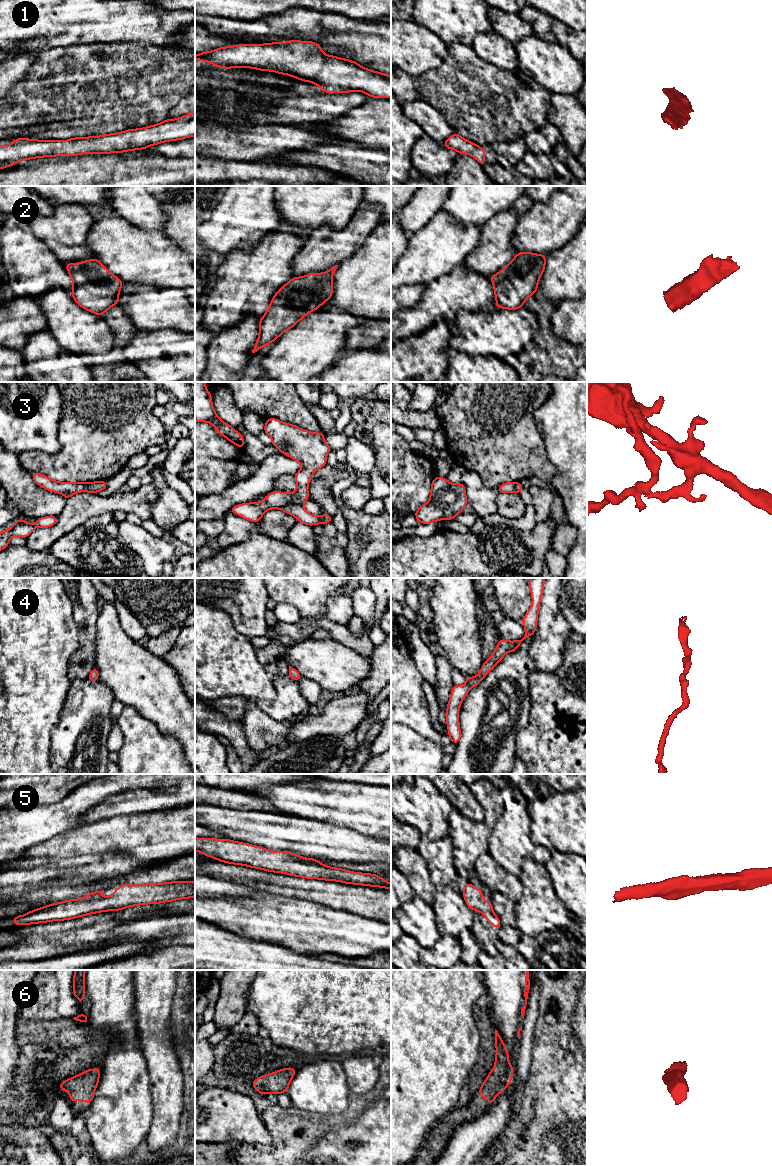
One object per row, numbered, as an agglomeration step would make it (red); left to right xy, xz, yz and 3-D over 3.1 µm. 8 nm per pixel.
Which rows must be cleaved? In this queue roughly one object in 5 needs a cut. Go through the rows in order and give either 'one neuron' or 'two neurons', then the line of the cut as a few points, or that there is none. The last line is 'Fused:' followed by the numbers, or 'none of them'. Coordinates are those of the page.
1: one neuron | no cut
2: one neuron | no cut
3: two neurons | xz (302, 504), (285, 504), (279, 508)
4: one neuron | no cut
5: one neuron | no cut
6: one neuron | no cut
Fused: 3

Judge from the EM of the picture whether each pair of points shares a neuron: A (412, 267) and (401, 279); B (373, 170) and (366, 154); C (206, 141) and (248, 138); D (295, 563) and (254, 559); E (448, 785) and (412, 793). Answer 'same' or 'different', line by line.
A: same
B: same
C: same
D: same
E: different

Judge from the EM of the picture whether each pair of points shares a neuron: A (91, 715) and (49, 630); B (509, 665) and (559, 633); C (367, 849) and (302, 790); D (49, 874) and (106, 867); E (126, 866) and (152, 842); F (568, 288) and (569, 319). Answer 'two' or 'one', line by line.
A: two
B: two
C: two
D: one
E: two
F: two

